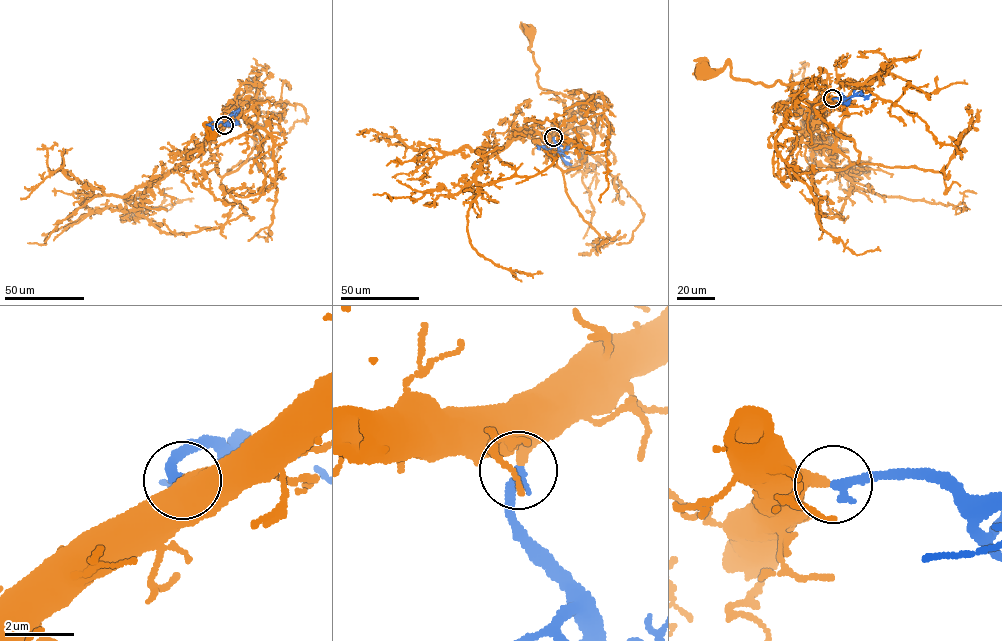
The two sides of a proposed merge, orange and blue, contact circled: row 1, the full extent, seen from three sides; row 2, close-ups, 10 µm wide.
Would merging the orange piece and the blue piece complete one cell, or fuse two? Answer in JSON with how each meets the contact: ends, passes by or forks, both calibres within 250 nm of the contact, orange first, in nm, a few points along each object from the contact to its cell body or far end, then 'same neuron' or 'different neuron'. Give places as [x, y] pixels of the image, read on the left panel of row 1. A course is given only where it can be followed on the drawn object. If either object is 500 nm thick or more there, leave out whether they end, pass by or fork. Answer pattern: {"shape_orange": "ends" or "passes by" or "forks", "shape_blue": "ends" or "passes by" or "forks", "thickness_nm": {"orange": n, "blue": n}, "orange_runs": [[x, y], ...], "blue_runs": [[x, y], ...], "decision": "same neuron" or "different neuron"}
{"shape_orange": "ends", "shape_blue": "ends", "thickness_nm": {"orange": 400, "blue": 320}, "orange_runs": [[224, 125], [242, 116], [223, 121], [214, 131], [217, 130], [213, 131], [210, 121], [208, 129], [212, 131]], "blue_runs": [[224, 125], [240, 109]], "decision": "same neuron"}

